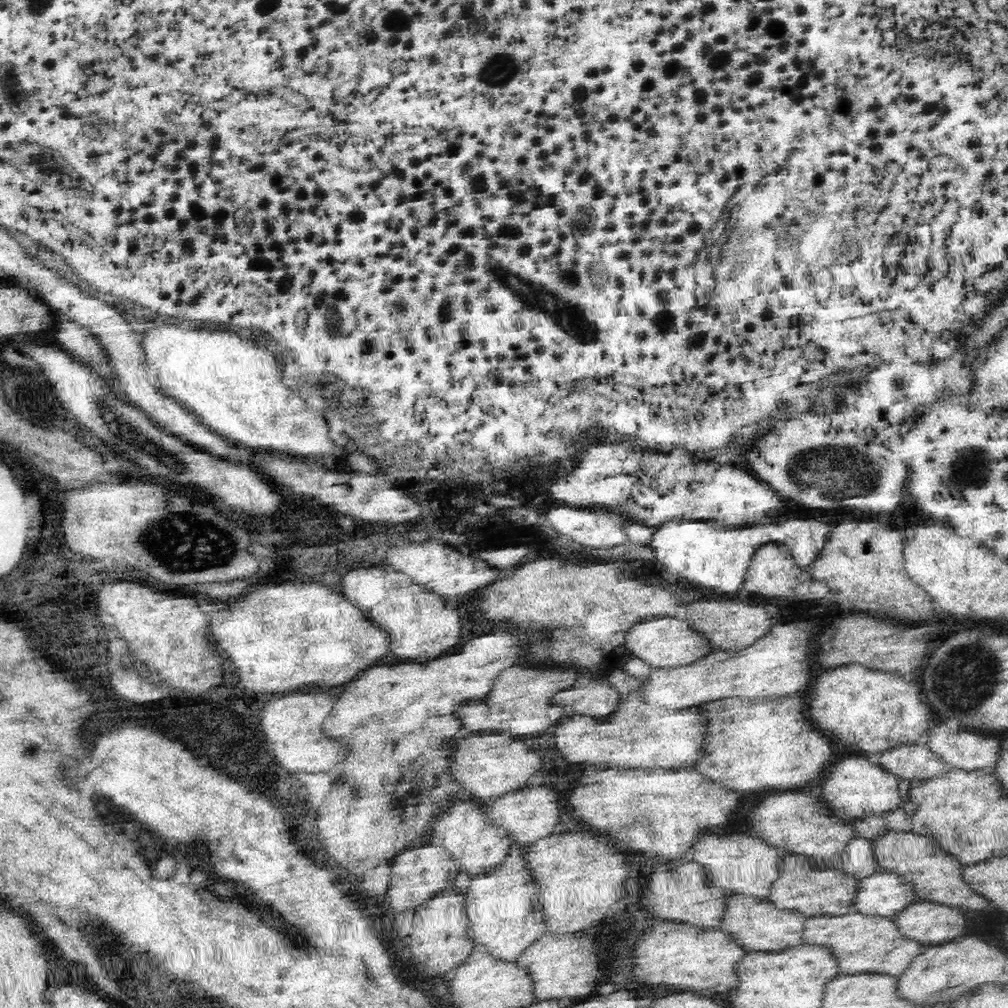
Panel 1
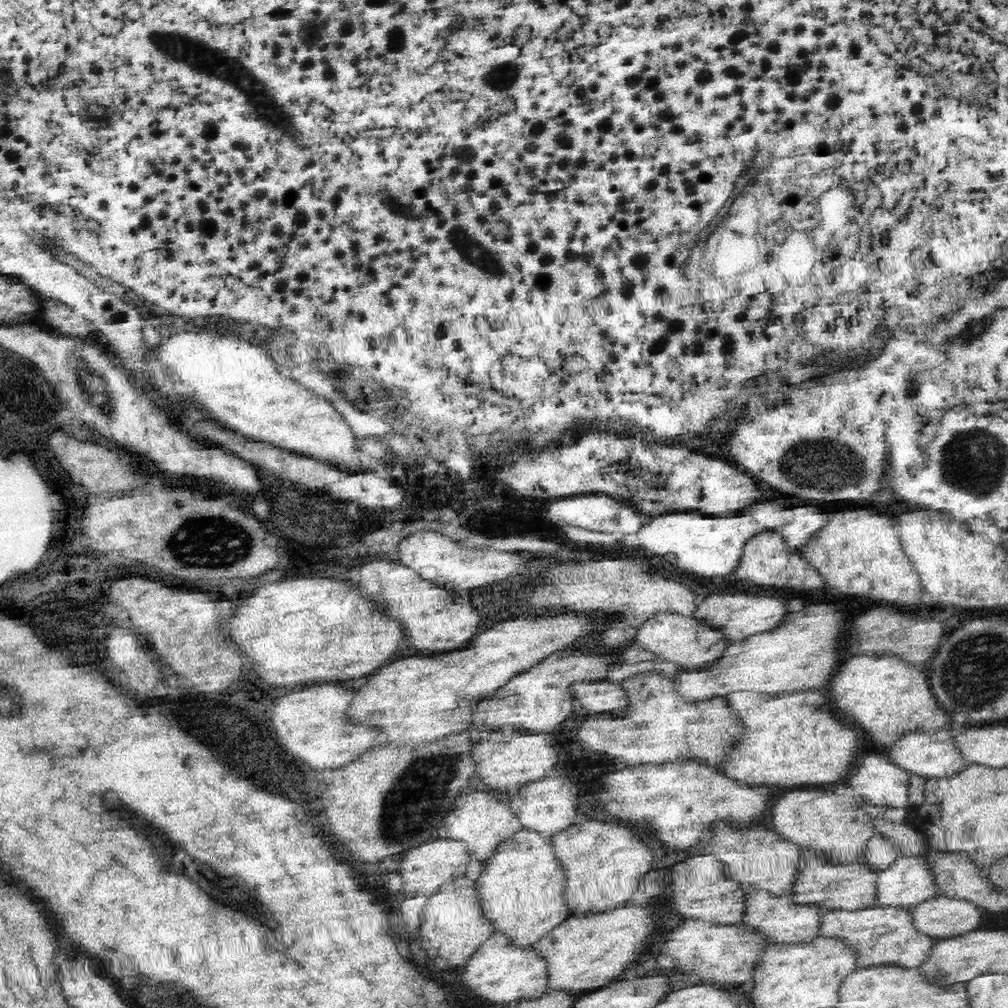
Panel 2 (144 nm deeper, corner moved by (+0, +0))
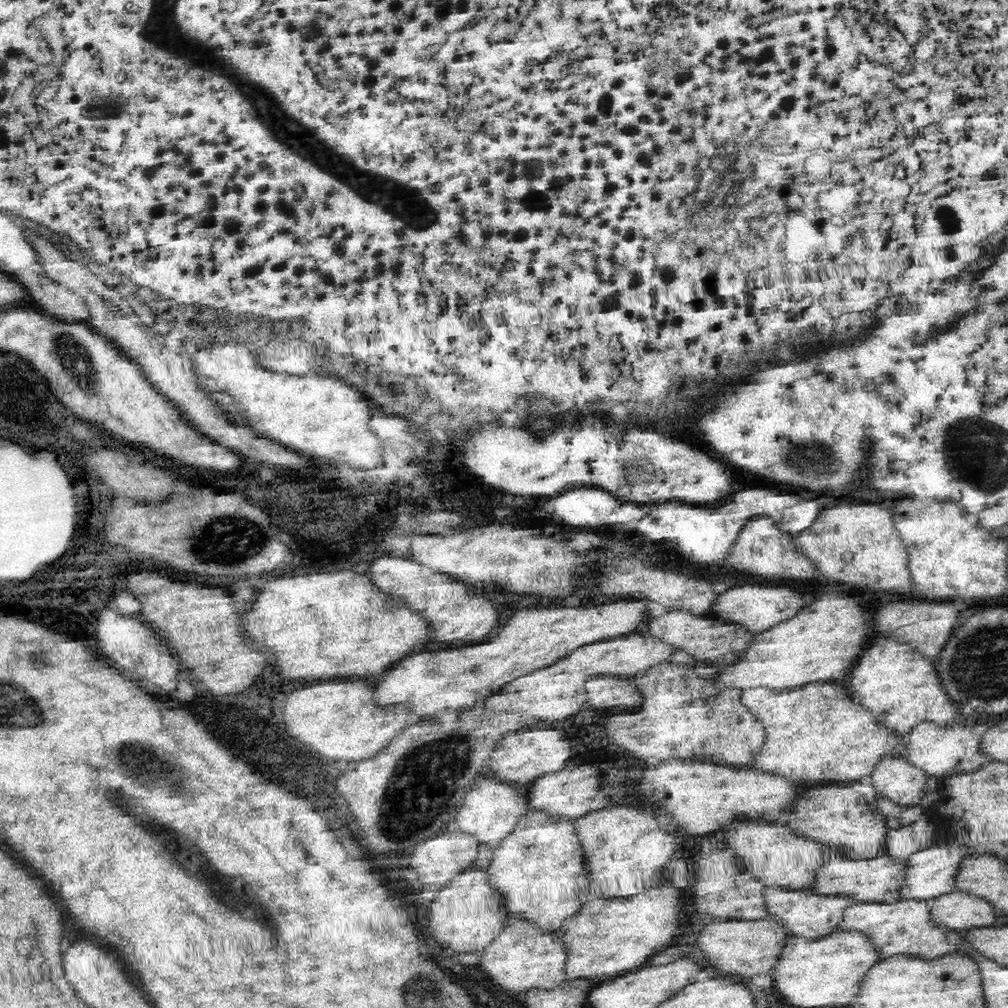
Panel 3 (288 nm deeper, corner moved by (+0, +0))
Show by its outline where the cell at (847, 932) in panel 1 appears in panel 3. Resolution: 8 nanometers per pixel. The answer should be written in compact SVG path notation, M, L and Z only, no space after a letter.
M896 900L894 904L852 904L844 908L842 920L836 924L834 932L860 932L874 946L878 960L888 960L894 956L938 960L942 956L948 956L952 944L948 942L944 928L932 928L928 910L930 902L916 900Z

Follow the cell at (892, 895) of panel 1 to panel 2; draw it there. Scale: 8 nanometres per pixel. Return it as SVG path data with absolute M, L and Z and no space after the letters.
M900 856L876 876L872 906L906 910L936 896L936 884L928 864L916 856Z

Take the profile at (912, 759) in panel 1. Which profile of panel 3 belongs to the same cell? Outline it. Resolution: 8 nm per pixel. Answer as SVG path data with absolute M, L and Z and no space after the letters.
M918 724L904 738L906 740L904 742L904 760L912 764L914 768L922 770L924 774L928 774L930 778L936 776L942 780L942 778L950 778L958 774L970 774L976 768L986 766L990 762L978 750L980 736L982 734L974 732L974 726L960 728L960 724L950 724L946 728L940 728L936 724Z

